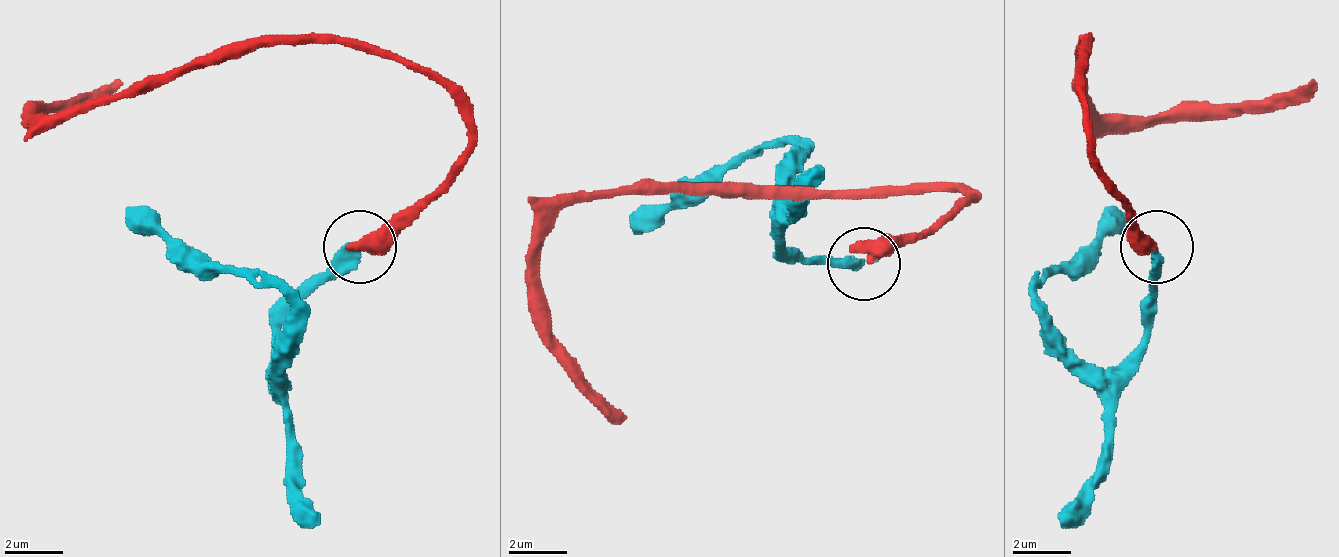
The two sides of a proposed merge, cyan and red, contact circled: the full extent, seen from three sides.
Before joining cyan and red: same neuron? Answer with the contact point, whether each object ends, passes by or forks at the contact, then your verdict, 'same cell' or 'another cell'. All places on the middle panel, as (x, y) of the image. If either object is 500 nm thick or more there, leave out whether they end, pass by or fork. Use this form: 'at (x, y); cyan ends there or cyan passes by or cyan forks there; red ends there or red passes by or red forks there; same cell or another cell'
at (864, 263); same cell

